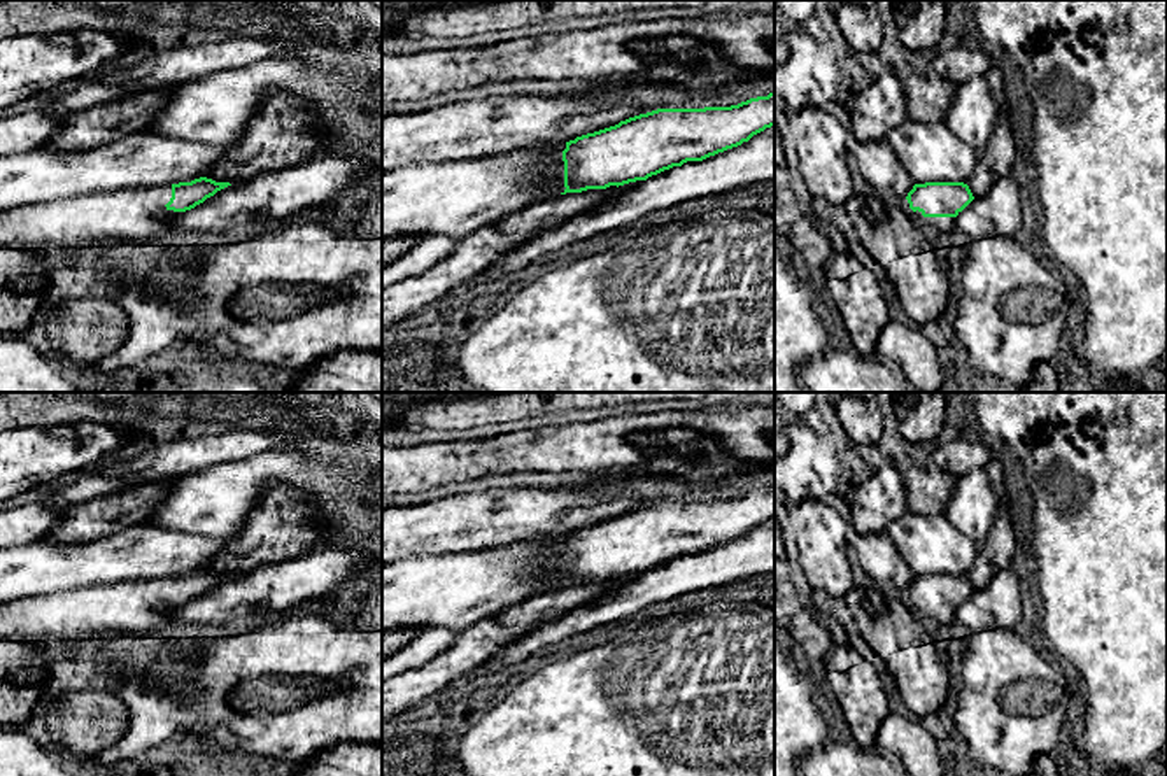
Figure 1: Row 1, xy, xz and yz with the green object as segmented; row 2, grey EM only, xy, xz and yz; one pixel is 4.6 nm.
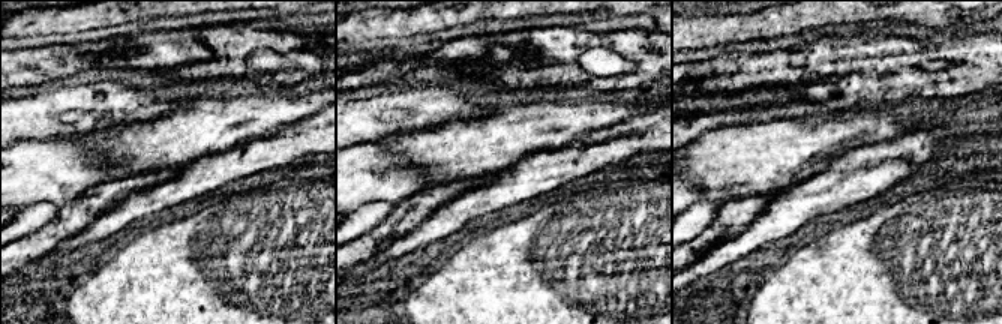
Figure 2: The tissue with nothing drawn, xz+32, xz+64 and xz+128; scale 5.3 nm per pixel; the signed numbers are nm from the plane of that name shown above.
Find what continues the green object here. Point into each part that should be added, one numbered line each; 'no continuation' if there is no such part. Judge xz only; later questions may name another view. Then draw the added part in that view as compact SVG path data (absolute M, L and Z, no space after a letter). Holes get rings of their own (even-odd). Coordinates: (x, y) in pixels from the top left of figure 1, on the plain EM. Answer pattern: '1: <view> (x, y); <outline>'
1: xz (556, 563); M555 548L550 555L548 566L557 573L559 578L564 576L564 554L562 548Z

